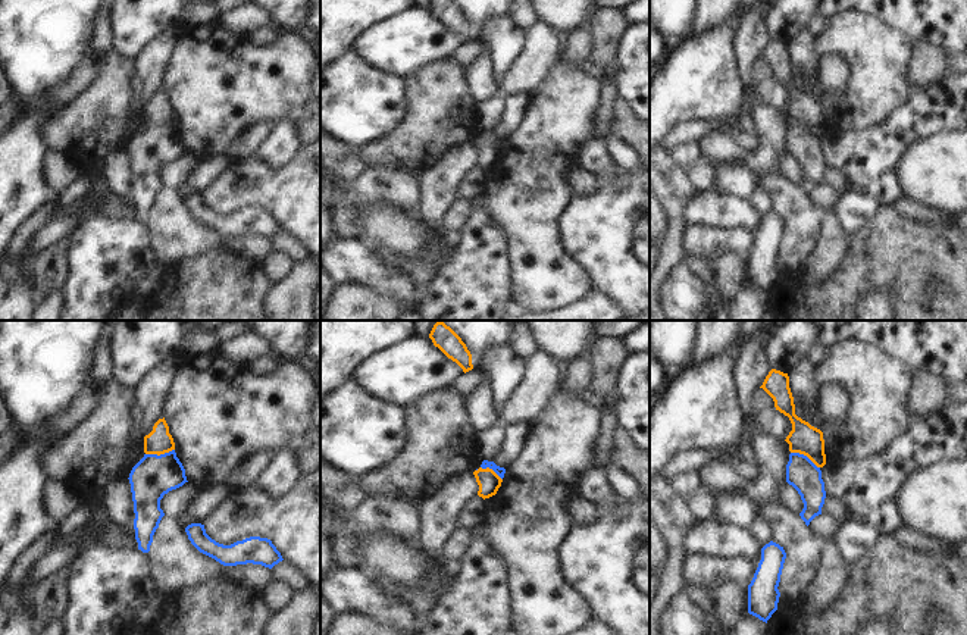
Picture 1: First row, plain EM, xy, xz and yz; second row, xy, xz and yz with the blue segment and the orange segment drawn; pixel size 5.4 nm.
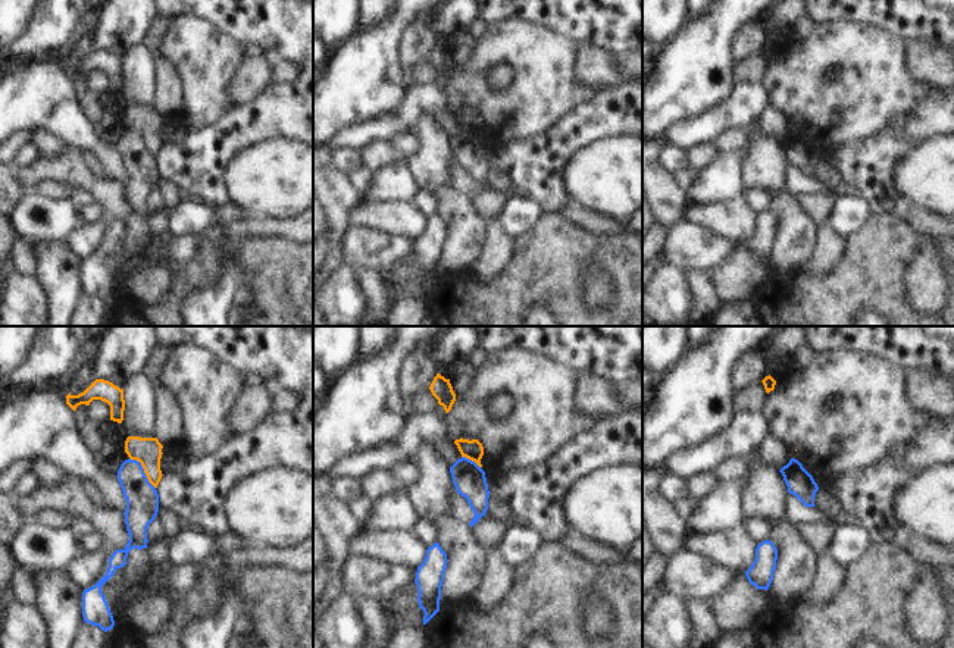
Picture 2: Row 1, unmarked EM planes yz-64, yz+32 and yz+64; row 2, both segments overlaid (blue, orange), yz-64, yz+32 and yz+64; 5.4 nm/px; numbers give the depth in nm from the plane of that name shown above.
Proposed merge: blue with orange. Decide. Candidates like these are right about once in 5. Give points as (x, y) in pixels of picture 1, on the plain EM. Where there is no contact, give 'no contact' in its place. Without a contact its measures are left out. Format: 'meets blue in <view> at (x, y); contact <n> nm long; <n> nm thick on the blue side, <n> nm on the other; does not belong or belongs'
meets blue in xy at (160, 125); contact 160 nm long; 240 nm thick on the blue side, 140 nm on the other; does not belong

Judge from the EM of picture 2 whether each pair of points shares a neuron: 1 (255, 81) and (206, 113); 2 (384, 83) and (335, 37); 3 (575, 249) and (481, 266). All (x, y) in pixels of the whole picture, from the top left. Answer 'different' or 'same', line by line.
1: different
2: different
3: different

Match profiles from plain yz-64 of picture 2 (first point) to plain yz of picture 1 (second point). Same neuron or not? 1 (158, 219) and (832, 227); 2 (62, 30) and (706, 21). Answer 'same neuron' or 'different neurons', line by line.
1: same neuron
2: same neuron

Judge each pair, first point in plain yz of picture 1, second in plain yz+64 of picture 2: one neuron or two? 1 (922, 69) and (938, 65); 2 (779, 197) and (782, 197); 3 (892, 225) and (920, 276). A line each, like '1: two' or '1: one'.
1: one
2: one
3: two

